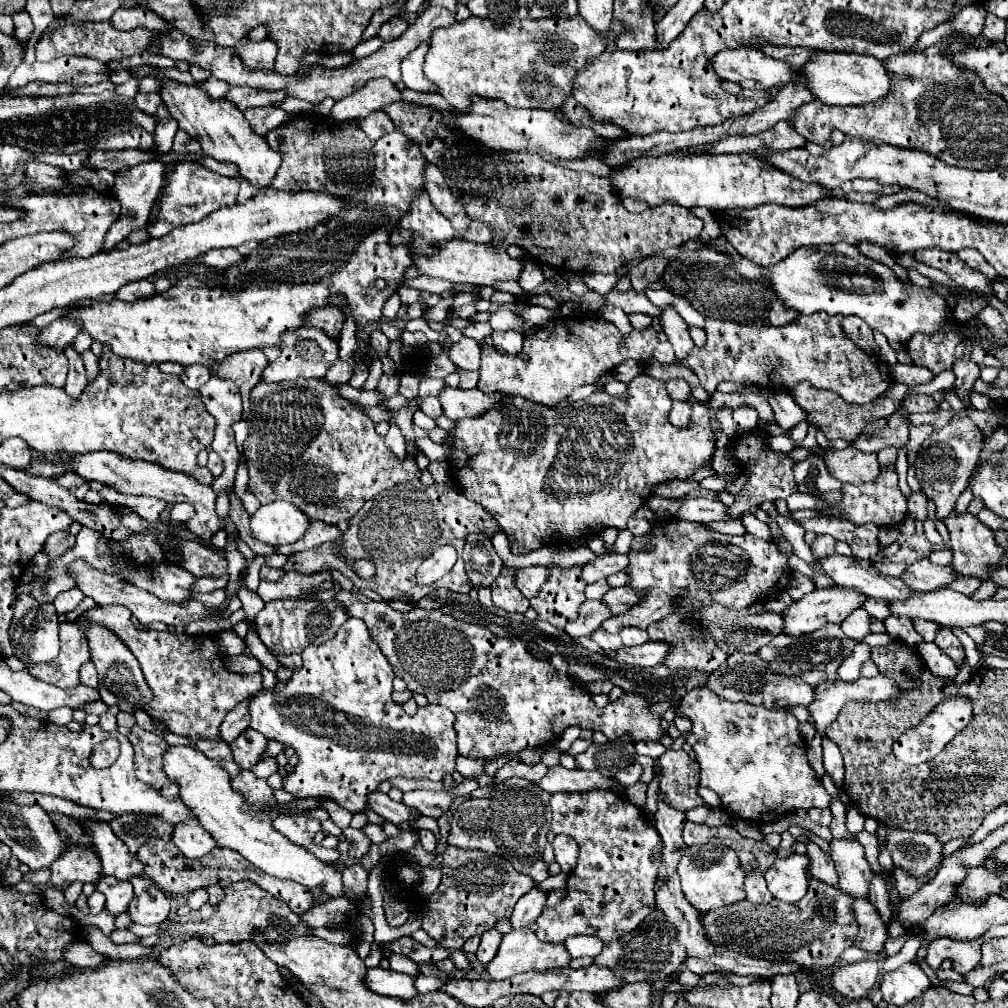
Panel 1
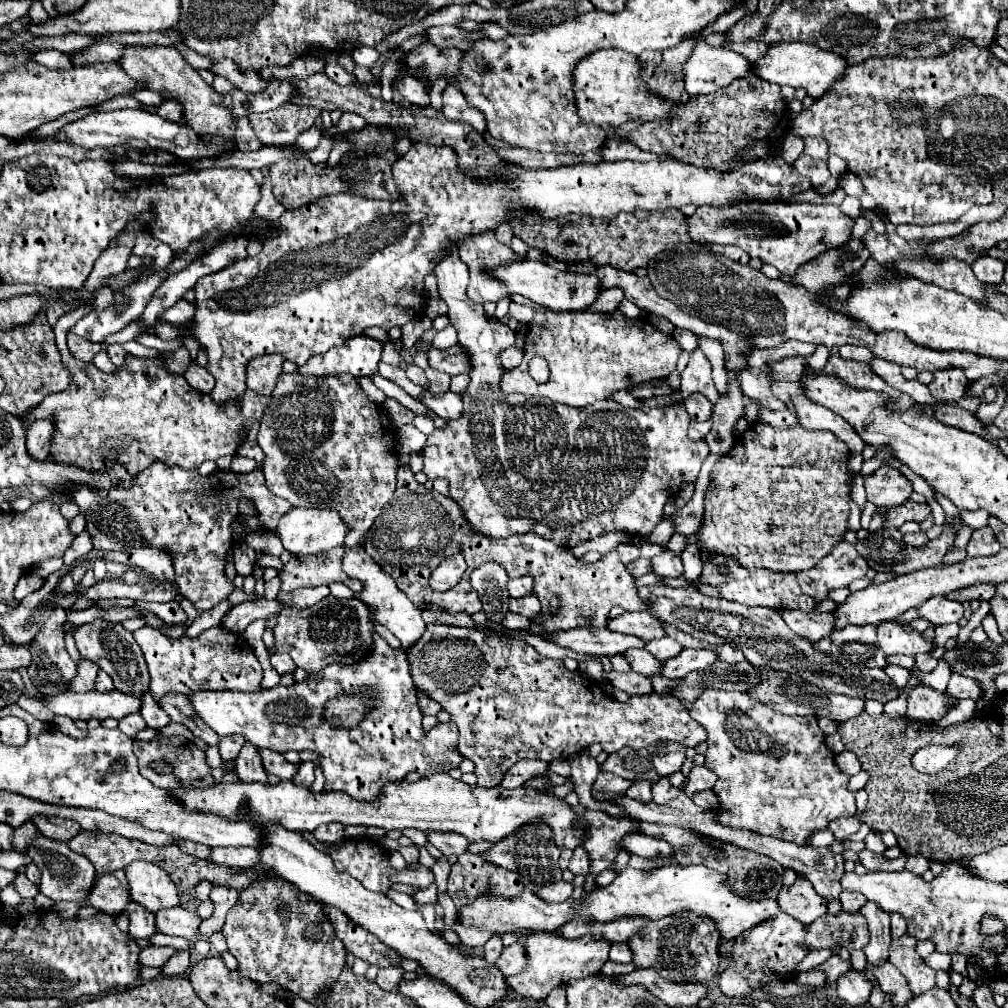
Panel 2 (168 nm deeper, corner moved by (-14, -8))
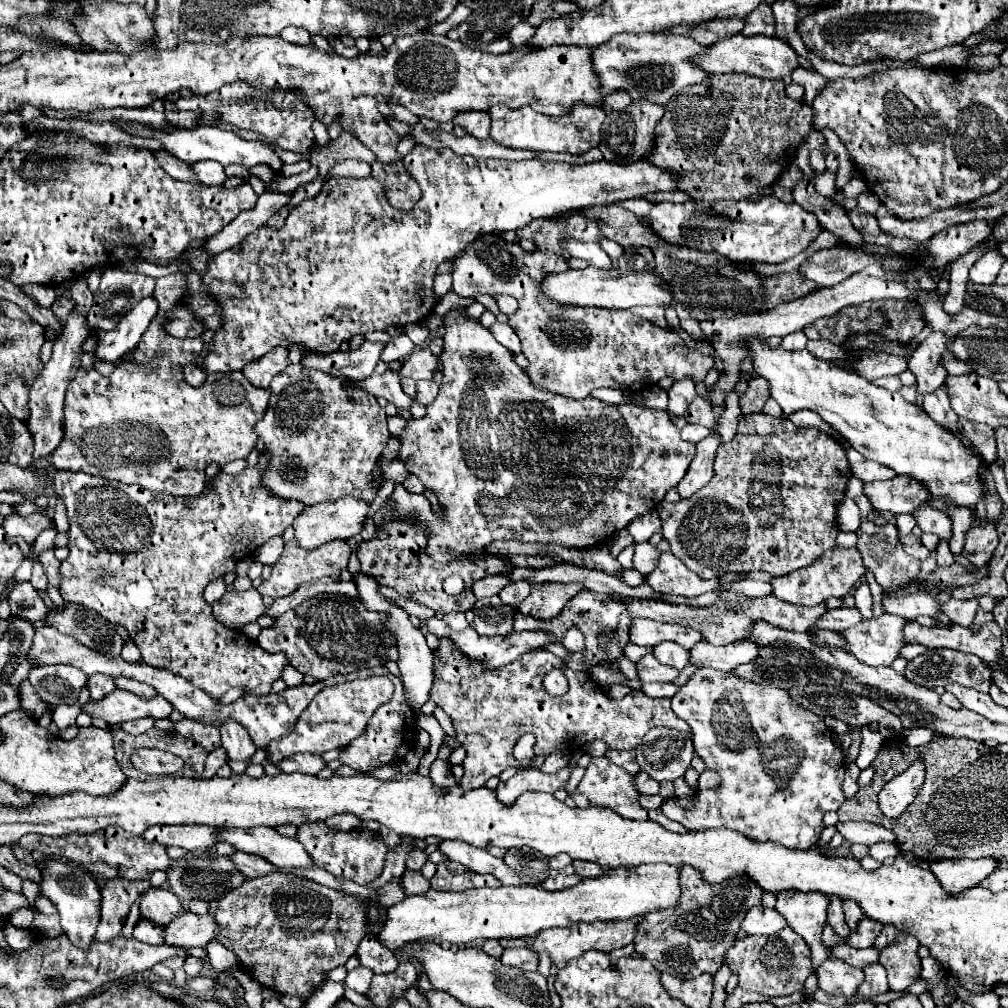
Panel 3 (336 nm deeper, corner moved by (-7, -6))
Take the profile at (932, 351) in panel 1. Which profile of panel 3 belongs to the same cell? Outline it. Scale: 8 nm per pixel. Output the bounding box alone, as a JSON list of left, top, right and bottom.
[923,386,959,436]

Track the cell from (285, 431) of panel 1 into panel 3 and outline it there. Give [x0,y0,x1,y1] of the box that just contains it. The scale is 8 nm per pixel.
[257,364,391,506]

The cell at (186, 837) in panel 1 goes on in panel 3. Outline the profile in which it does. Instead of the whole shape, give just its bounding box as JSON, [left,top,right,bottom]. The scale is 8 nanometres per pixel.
[231,852,275,878]

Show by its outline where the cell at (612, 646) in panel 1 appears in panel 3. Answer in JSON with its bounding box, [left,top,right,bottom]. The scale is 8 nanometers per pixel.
[637,654,679,682]

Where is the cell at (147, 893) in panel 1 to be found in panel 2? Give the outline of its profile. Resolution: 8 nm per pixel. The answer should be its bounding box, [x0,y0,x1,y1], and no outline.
[156,906,202,938]

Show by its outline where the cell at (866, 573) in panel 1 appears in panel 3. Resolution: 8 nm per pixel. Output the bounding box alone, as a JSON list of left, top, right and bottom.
[941,598,977,626]

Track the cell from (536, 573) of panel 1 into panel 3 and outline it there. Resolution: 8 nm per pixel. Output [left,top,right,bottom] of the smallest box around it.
[471,574,509,600]

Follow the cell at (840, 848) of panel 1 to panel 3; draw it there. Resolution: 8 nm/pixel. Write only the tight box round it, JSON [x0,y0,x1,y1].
[857,964,889,998]

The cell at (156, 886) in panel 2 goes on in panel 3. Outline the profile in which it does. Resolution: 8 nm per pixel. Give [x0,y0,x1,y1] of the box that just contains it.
[141,888,187,926]

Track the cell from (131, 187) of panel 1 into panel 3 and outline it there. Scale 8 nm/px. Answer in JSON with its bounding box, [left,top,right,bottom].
[27,280,93,458]

